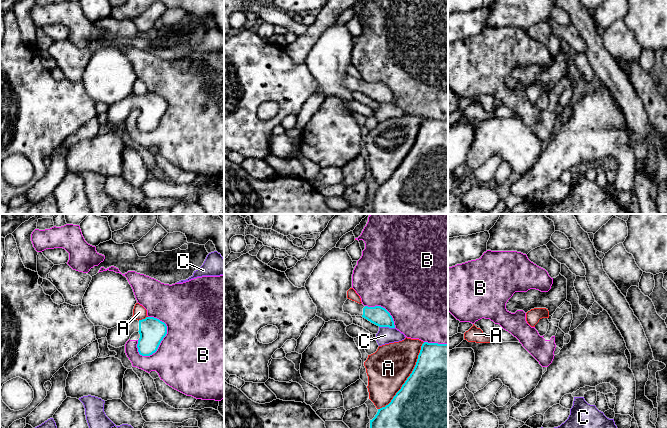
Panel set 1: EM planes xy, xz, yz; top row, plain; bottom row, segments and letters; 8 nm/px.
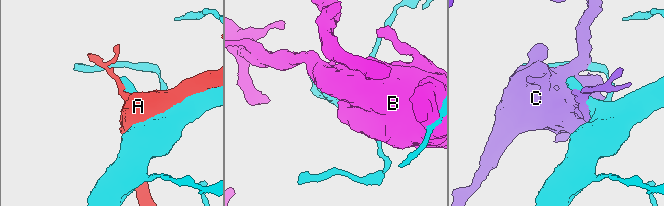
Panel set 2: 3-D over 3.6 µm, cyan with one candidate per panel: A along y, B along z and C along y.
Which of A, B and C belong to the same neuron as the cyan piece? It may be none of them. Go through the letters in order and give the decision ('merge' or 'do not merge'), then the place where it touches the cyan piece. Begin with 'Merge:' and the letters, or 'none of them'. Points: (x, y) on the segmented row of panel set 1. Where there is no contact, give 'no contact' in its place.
Merge: none of them
A: do not merge; contact xz (407, 378)
B: do not merge; contact xy (165, 335)
C: do not merge; contact xz (387, 326)

